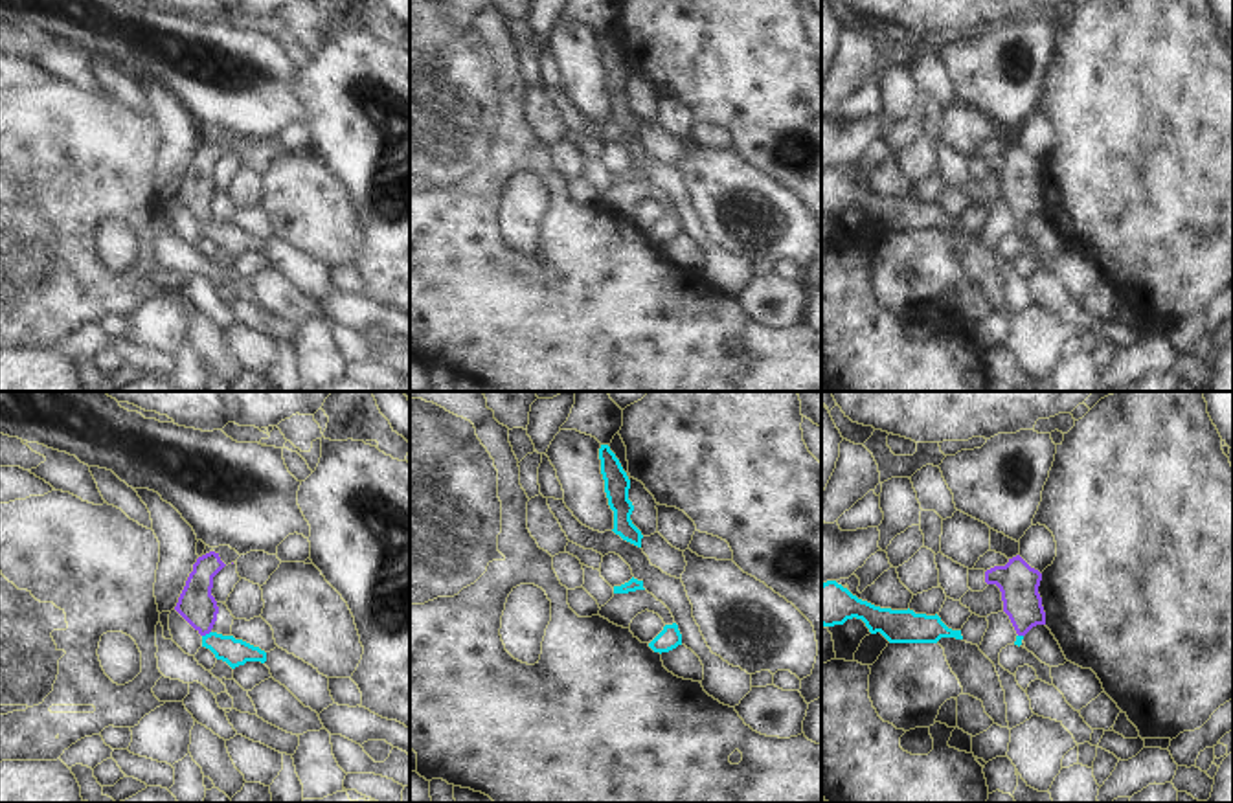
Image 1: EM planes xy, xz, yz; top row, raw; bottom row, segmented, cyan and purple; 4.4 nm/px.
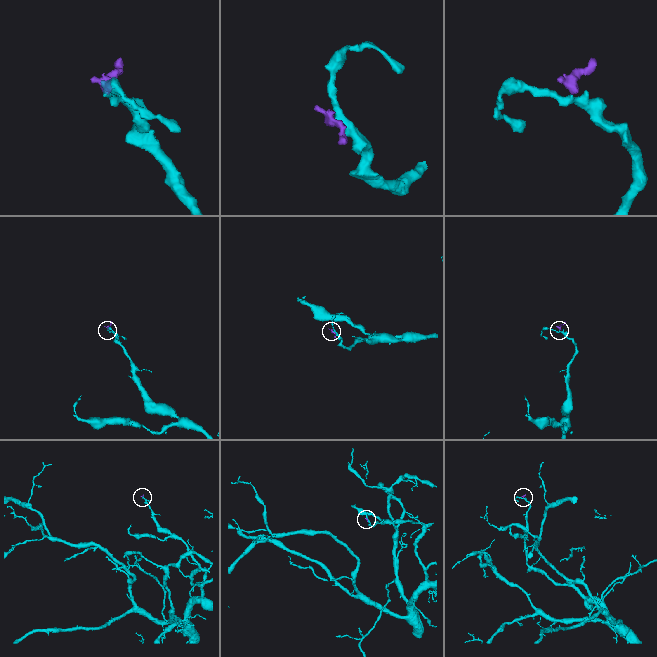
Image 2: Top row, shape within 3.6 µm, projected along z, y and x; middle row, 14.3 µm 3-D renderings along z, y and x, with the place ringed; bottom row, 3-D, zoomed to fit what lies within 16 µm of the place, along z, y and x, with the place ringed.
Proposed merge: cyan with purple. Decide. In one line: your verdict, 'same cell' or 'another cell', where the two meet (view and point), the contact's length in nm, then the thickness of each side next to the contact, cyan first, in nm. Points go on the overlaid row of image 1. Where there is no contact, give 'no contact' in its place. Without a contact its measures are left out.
same cell | xy (206, 634) | 50 nm | 120/160 nm

